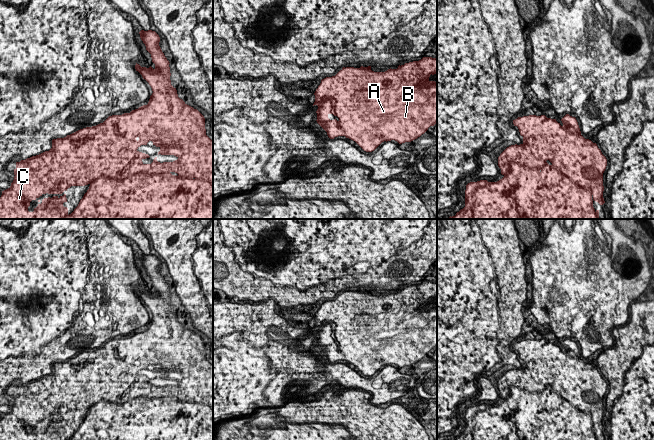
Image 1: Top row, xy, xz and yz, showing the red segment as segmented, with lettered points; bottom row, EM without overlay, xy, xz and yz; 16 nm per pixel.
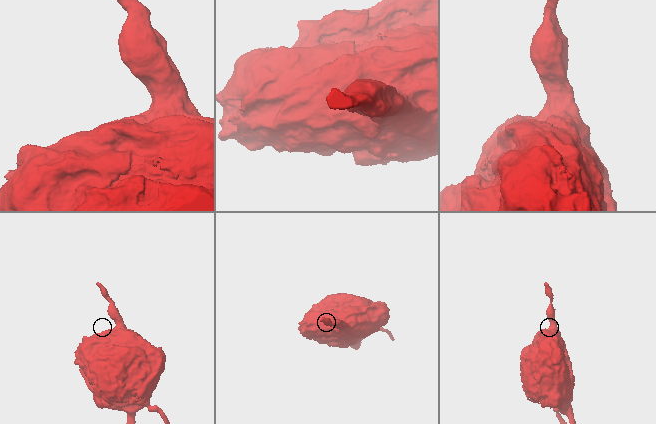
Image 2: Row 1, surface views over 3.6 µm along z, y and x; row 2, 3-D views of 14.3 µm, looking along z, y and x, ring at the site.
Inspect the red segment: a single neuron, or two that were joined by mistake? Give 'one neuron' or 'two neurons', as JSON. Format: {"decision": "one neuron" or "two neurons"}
{"decision": "two neurons"}

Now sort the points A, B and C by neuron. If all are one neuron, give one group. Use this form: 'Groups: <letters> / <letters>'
Groups: A C / B

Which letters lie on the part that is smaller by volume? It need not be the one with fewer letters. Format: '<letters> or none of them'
B

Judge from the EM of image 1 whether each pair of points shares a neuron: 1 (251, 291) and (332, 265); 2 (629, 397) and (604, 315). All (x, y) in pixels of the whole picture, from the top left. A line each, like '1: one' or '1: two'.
1: one
2: two

